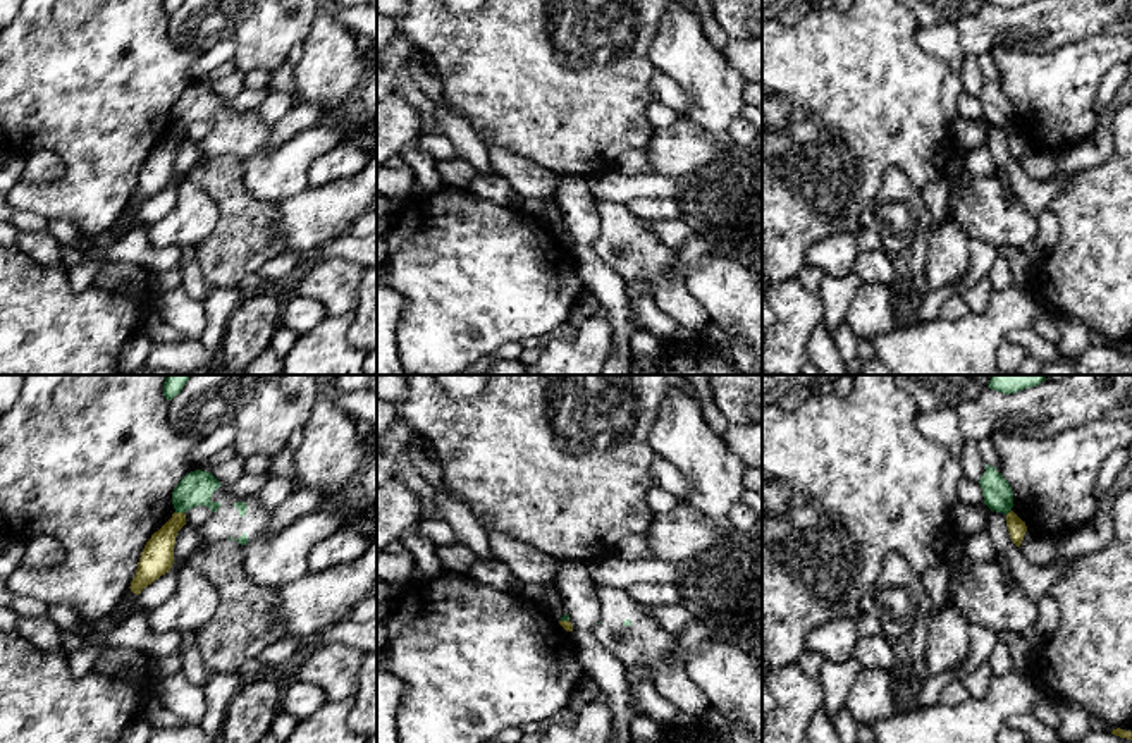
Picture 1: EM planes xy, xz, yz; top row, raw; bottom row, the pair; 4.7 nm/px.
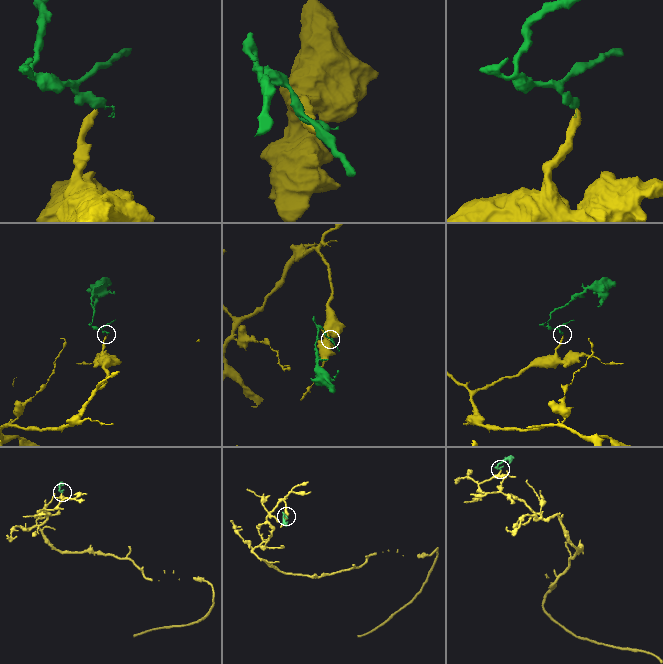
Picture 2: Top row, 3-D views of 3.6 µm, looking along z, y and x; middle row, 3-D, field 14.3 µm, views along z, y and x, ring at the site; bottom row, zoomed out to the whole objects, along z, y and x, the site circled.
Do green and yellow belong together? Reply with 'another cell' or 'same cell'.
another cell

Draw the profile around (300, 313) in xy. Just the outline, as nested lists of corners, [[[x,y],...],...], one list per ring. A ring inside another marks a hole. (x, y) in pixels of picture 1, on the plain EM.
[[[292,296],[280,306],[279,323],[296,335],[308,334],[327,316],[325,306],[305,296]]]

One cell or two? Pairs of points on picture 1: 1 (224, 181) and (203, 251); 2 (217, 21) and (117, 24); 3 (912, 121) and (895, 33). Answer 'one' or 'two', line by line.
1: one
2: two
3: one

